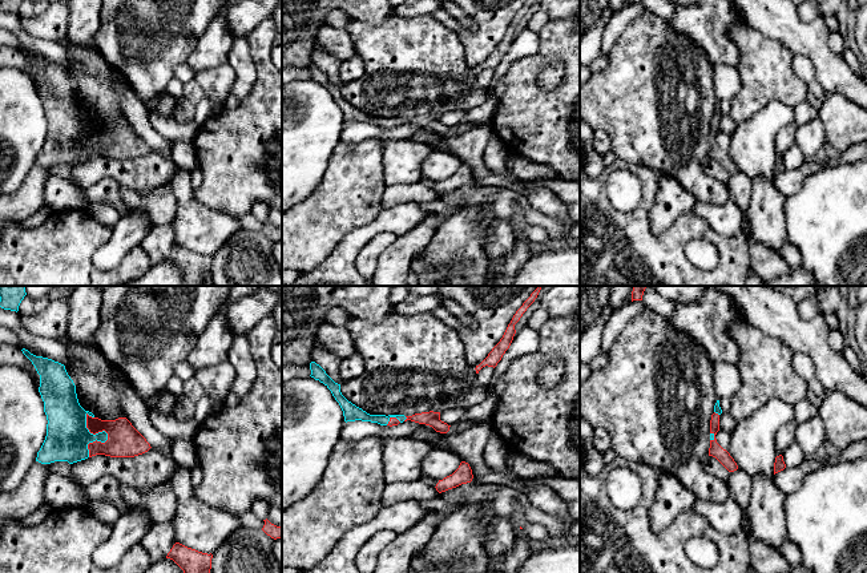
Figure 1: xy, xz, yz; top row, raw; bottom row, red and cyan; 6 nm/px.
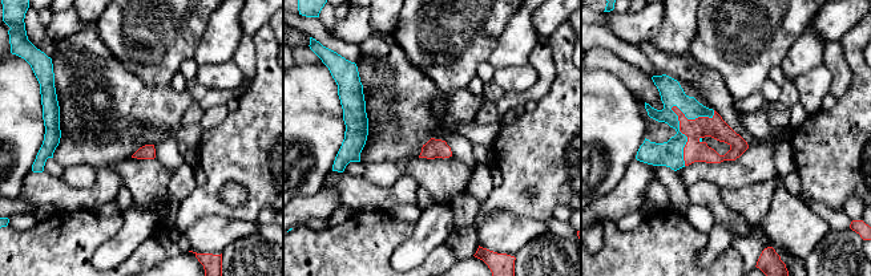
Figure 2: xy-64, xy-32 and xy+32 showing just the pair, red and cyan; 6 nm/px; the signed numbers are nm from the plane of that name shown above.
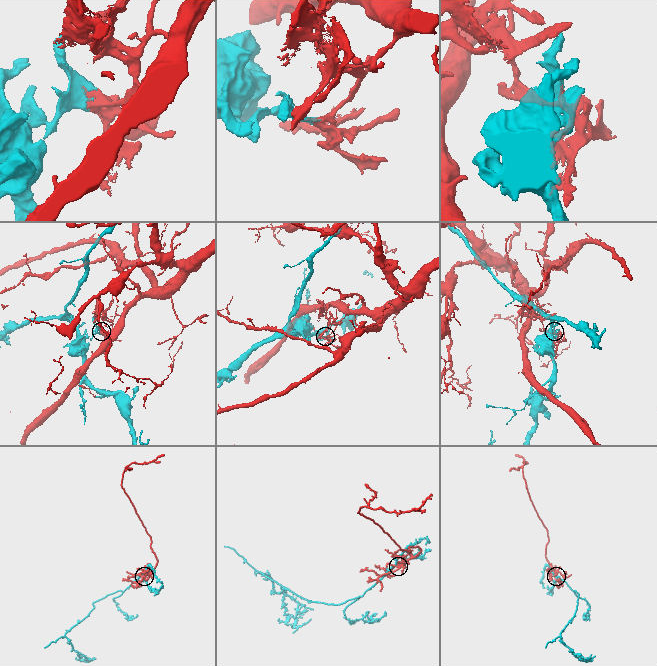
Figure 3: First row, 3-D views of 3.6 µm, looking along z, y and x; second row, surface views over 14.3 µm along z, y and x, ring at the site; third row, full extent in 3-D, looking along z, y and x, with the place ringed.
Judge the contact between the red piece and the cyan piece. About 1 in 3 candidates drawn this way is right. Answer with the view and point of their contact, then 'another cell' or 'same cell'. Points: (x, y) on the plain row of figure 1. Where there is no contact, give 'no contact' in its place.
contact xy (107, 134); another cell

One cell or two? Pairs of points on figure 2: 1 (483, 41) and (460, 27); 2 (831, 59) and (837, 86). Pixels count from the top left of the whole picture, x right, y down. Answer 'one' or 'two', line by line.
1: one
2: one

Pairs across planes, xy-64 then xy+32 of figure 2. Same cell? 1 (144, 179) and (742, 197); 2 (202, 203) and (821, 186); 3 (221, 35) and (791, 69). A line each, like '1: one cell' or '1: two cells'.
1: two cells
2: one cell
3: one cell

